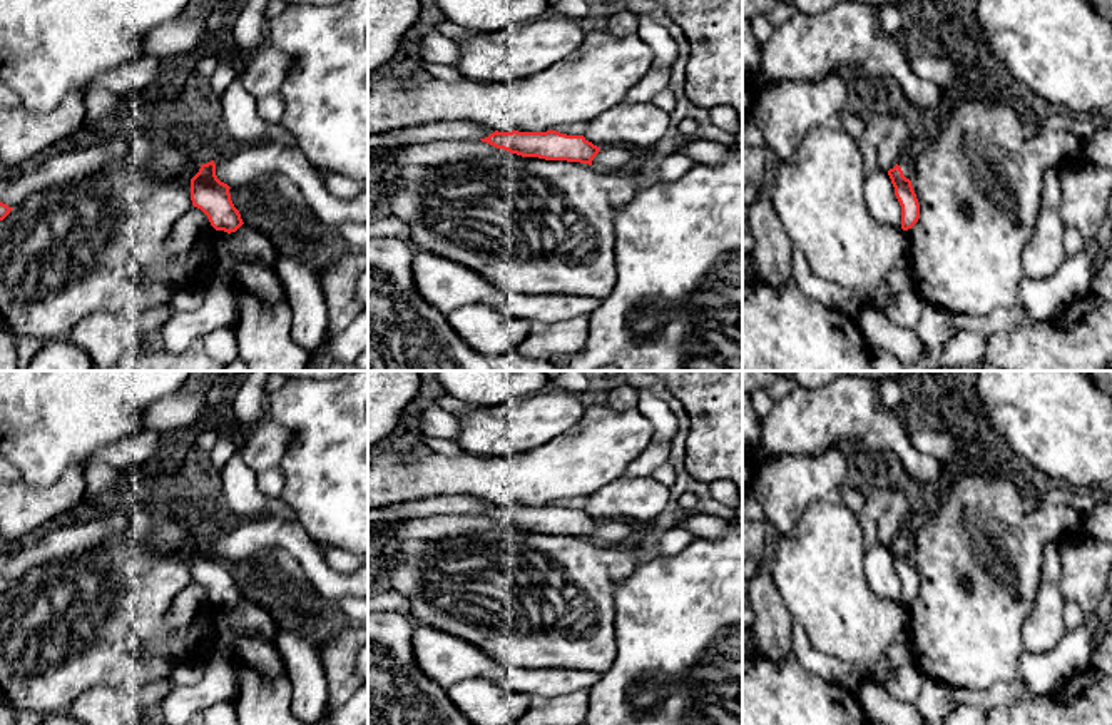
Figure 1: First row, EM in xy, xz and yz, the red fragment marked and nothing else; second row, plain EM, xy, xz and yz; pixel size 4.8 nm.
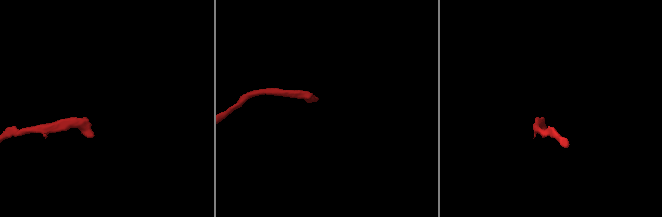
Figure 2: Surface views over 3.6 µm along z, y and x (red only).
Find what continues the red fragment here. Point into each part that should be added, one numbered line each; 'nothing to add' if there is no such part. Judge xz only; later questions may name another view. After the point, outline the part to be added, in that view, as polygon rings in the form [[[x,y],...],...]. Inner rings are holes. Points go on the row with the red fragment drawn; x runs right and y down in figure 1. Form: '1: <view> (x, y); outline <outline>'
1: xz (611, 157); outline [[[624,145],[600,147],[592,165],[599,170],[642,169],[644,155]]]

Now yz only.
1: yz (905, 162); outline [[[906,155],[901,160],[898,160],[898,165],[901,167],[903,175],[911,180],[911,177],[913,177],[913,167],[911,167],[910,155]]]

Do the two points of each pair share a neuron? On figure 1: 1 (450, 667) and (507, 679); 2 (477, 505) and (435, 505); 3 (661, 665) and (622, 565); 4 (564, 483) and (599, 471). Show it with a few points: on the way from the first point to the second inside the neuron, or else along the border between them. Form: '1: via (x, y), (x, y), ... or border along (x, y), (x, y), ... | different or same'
1: border along (495, 665), (490, 675) | different
2: via (467, 505), (445, 505) | same
3: border along (649, 555), (614, 592), (614, 613) | different
4: via (572, 475), (576, 471), (591, 471) | same

